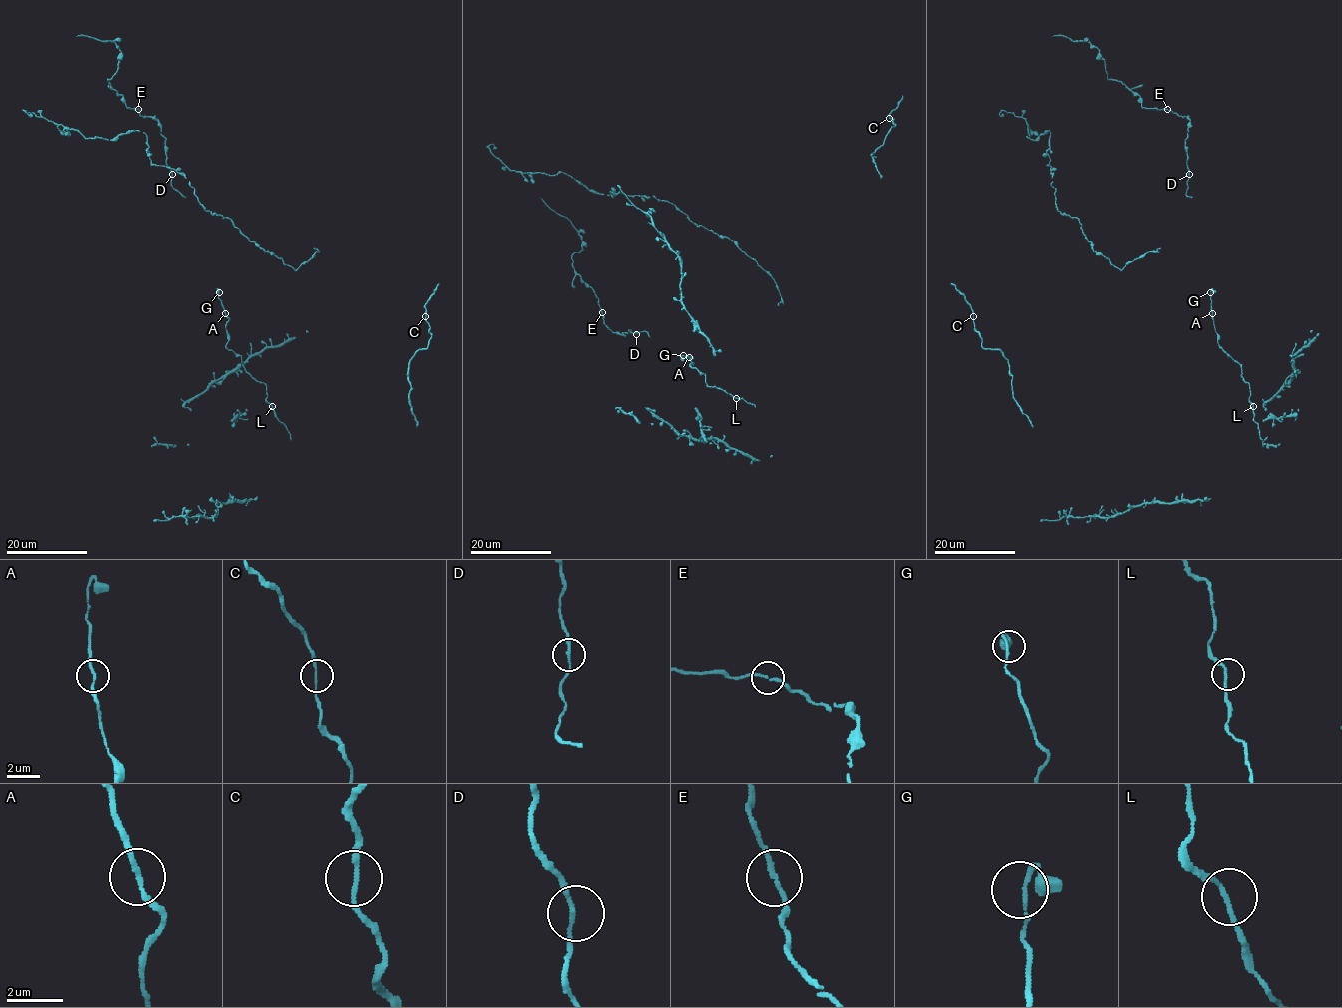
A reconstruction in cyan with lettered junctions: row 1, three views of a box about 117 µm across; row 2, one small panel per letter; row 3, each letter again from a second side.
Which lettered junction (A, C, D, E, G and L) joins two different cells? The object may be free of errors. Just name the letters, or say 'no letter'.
no letter

